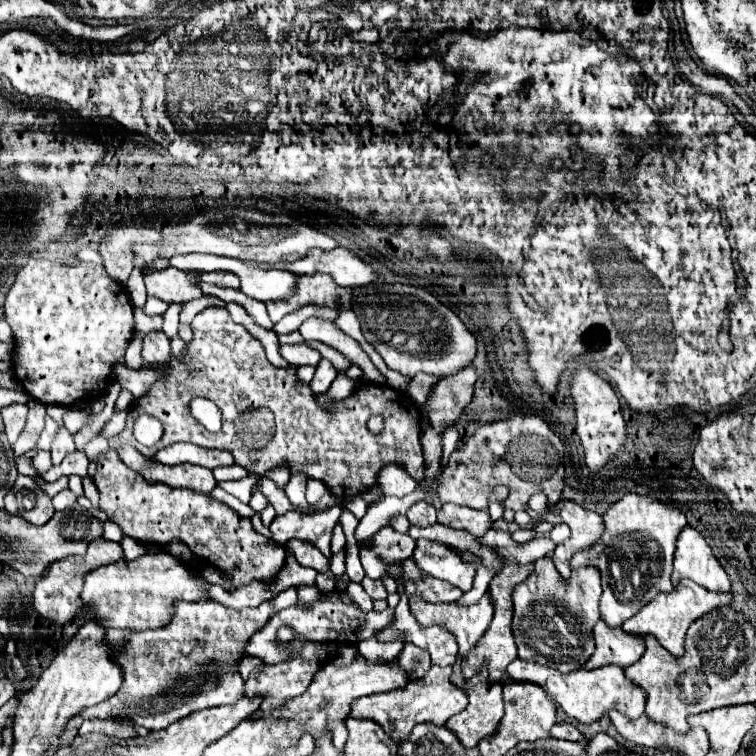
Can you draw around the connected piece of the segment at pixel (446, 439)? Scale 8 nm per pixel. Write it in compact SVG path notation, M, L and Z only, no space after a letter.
M447 428L443 434L441 434L441 448L443 448L443 454L441 454L441 468L445 468L447 464L447 456L451 456L451 452L457 448L457 428Z

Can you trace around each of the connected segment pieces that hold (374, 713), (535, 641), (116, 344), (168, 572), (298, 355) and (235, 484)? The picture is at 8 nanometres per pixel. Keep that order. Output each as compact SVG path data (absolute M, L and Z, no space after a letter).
M431 666L423 678L407 680L407 688L399 688L399 692L371 694L355 700L351 704L349 716L369 718L379 722L379 726L383 726L383 730L391 736L391 740L395 740L395 744L401 746L401 742L409 738L411 730L417 724L425 722L425 724L441 726L447 718L451 718L453 714L459 714L467 706L467 696L449 682L449 676L451 676L451 666L445 666L445 668Z
M551 554L539 558L533 562L535 570L531 576L517 584L513 590L513 636L519 650L519 658L533 660L537 664L555 668L559 672L573 672L579 670L587 658L593 654L593 626L599 620L599 598L601 598L601 582L599 582L599 570L597 568L579 568L571 574L569 582L563 582L557 568L551 562Z
M31 260L19 270L5 300L5 318L15 336L15 376L33 400L47 406L69 406L85 400L85 394L101 392L95 384L111 376L115 362L123 362L125 348L133 338L133 308L123 288L125 286L115 282L101 264L79 262L65 266L49 260Z
M161 552L155 556L139 556L131 562L119 560L115 564L87 572L87 576L83 578L81 600L85 602L85 608L93 614L93 620L97 620L105 630L147 630L161 628L171 620L171 606L175 600L199 602L207 600L207 594L201 590L197 576L185 564L181 564L171 554Z
M297 344L297 346L279 346L279 354L291 364L291 366L303 366L303 364L317 364L321 360L321 354L307 344Z
M247 476L247 478L241 478L241 480L233 480L233 482L219 482L219 486L223 490L227 490L229 494L233 494L235 498L239 498L241 502L249 502L251 498L251 492L257 488L257 476Z

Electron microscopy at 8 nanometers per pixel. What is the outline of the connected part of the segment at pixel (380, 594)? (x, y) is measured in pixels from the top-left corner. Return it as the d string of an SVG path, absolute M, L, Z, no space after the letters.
M363 578L361 580L361 586L365 588L365 592L371 596L371 600L379 600L379 598L387 598L387 592L385 592L385 586L379 582L379 580L371 580L371 578Z

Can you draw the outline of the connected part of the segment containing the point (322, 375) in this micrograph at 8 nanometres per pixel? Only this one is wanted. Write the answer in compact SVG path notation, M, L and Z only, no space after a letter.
M321 360L321 362L317 364L315 376L313 376L313 380L311 380L309 386L313 388L313 392L325 392L327 388L330 388L336 377L337 370L335 370L333 364L327 362L327 360Z

